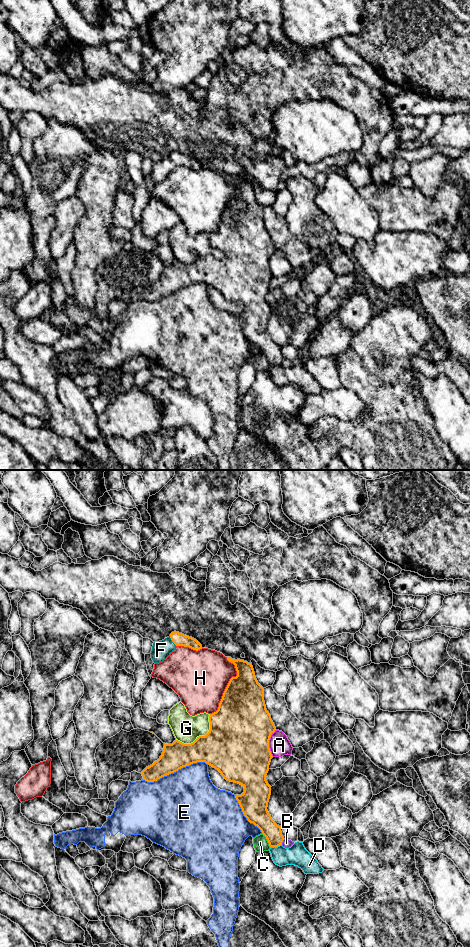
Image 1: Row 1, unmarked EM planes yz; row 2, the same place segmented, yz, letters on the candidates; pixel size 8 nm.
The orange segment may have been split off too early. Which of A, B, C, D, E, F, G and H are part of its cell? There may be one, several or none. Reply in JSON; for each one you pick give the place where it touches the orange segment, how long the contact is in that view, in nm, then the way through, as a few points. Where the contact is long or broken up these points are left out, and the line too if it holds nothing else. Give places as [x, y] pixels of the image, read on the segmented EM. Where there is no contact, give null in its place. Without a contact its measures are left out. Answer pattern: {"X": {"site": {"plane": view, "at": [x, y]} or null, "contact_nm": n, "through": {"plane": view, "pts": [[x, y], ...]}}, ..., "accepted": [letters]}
{"F": {"site": {"plane": "yz", "at": [172, 641]}, "contact_nm": 100, "through": {"plane": "yz", "pts": [[179, 639], [172, 641], [161, 650]]}}, "accepted": ["F"]}

